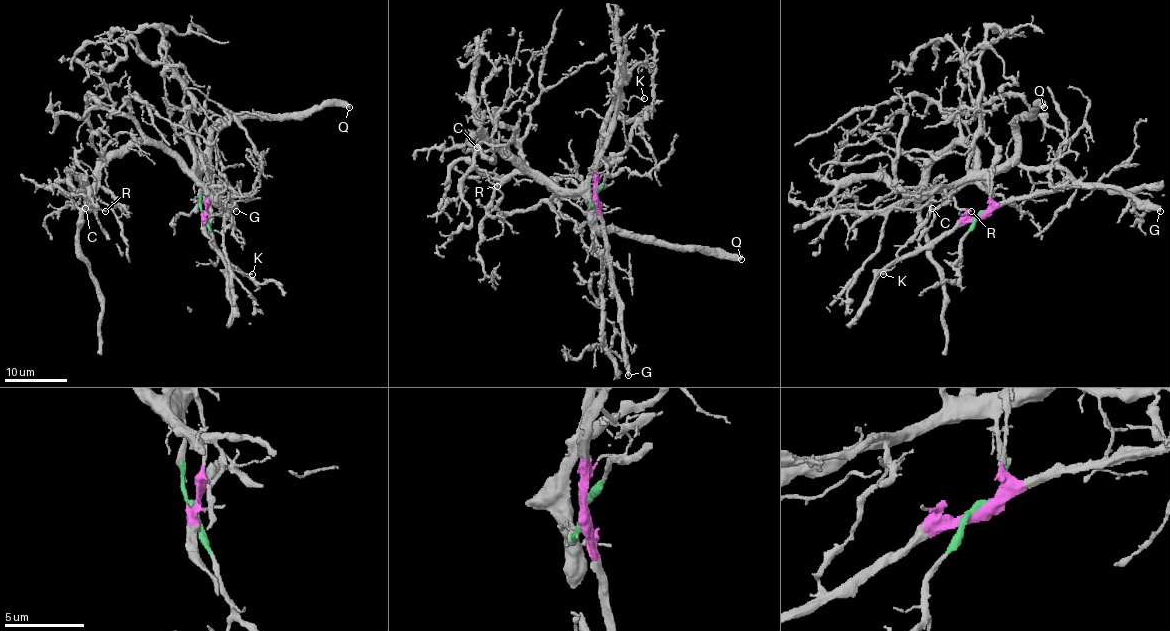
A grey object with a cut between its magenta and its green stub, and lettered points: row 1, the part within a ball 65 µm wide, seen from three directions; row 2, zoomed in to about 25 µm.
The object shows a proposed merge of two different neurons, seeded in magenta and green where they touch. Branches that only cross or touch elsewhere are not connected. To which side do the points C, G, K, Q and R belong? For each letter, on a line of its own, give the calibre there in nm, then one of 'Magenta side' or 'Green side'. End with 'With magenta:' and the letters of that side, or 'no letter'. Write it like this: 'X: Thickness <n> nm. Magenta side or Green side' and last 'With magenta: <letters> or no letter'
C: Thickness 170 nm. Green side
G: Thickness 400 nm. Magenta side
K: Thickness 120 nm. Magenta side
Q: Thickness 480 nm. Green side
R: Thickness 130 nm. Green side
With magenta: G, K

